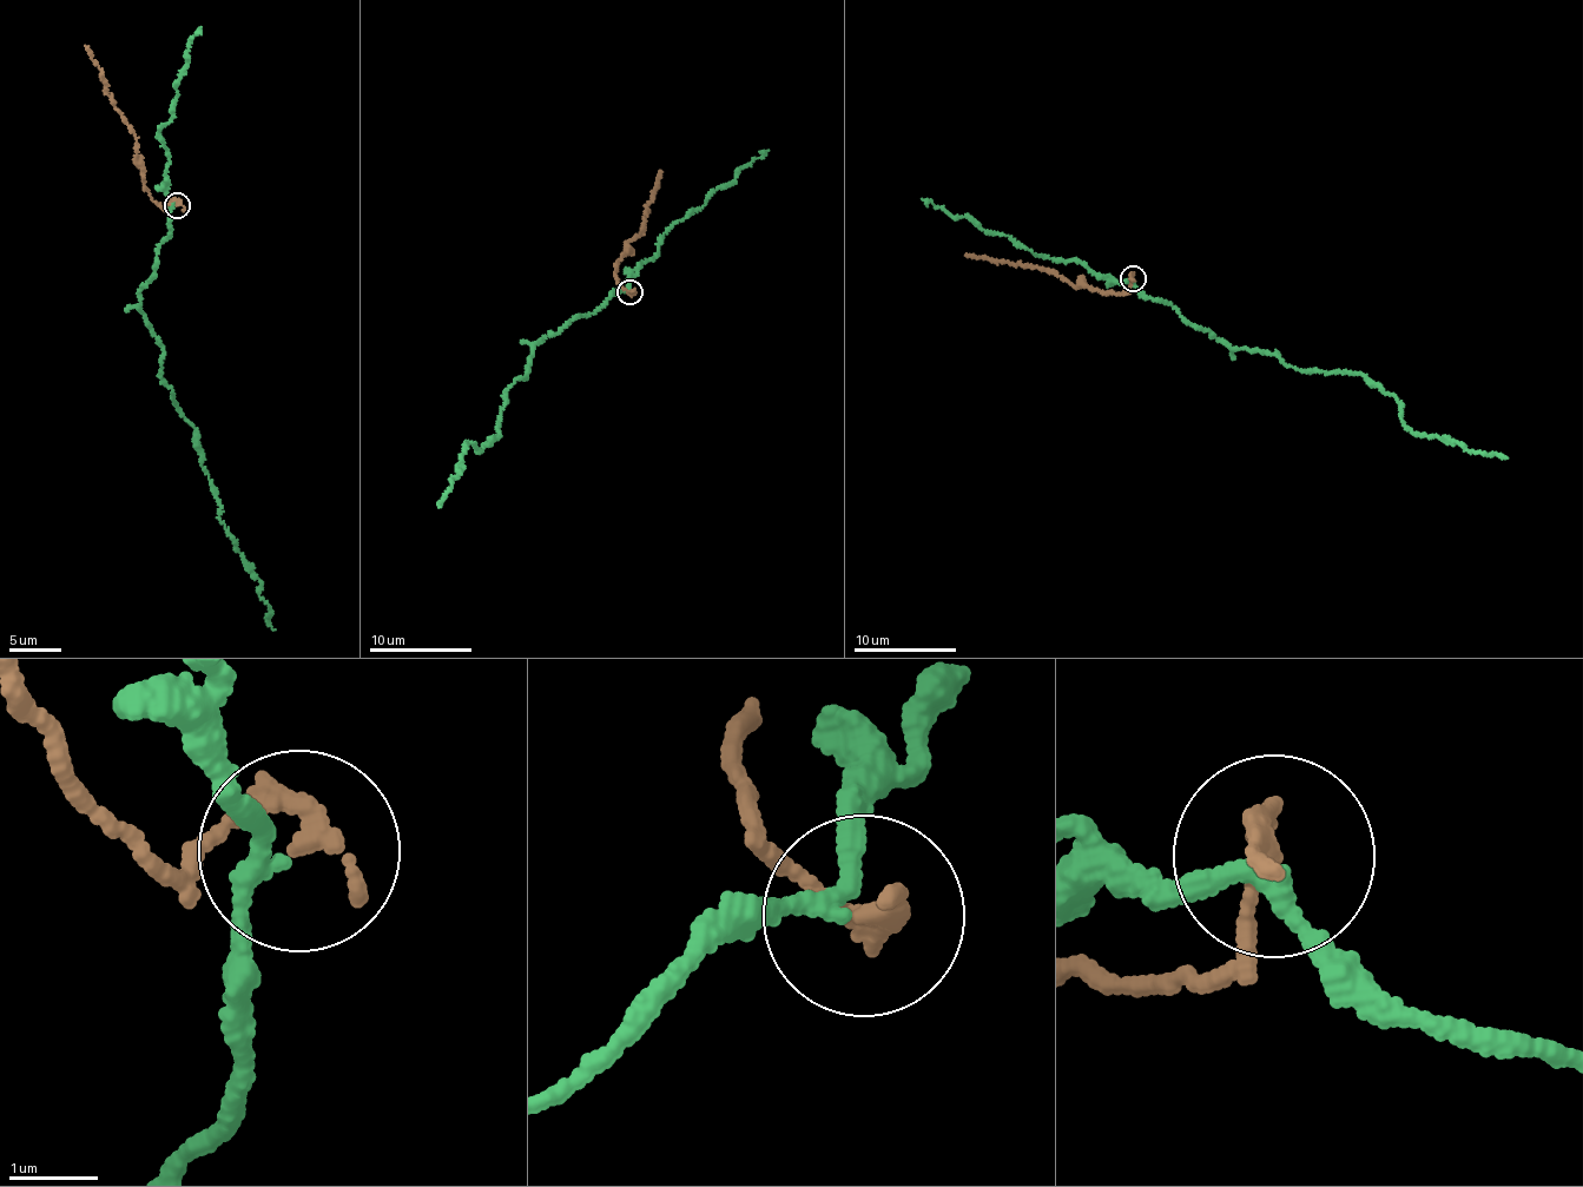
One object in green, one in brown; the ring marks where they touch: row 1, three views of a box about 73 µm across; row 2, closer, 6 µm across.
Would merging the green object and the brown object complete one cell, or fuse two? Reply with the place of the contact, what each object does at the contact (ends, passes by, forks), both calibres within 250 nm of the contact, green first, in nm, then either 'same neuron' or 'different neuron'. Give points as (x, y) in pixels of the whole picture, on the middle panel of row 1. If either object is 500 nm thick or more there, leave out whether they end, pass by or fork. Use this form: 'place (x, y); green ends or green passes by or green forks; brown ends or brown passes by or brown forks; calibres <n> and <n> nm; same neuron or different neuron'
place (630, 291); green passes by; brown ends; calibres 160 and 260 nm; different neuron

